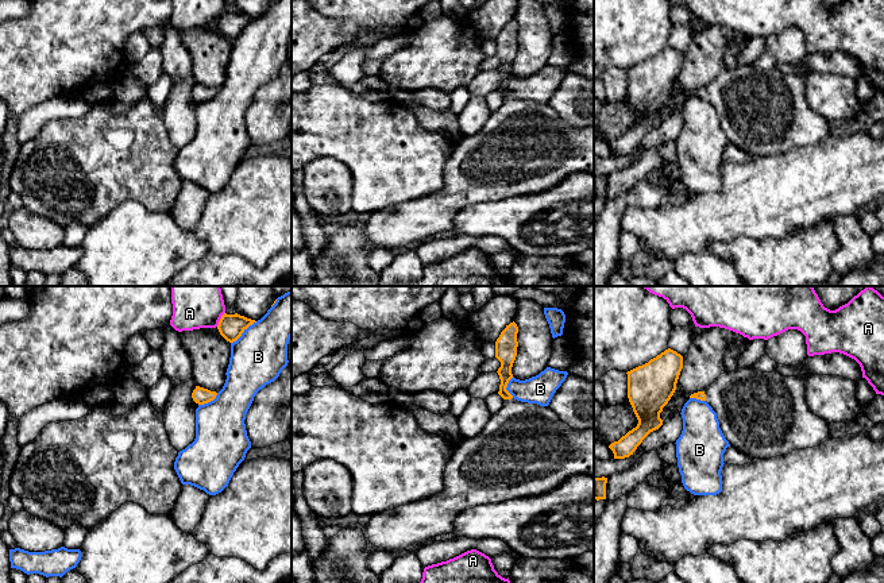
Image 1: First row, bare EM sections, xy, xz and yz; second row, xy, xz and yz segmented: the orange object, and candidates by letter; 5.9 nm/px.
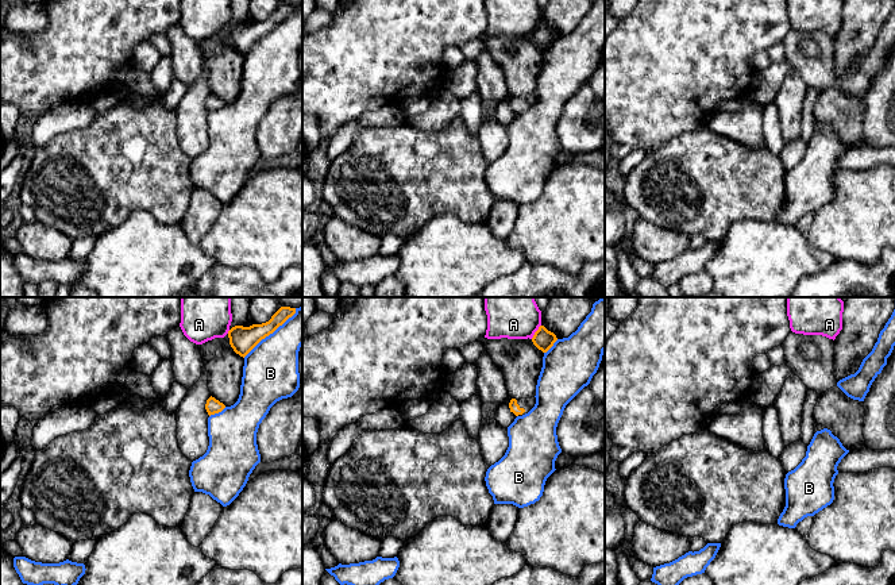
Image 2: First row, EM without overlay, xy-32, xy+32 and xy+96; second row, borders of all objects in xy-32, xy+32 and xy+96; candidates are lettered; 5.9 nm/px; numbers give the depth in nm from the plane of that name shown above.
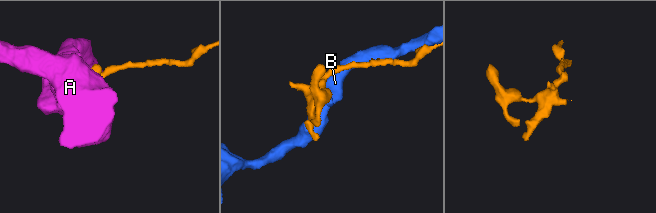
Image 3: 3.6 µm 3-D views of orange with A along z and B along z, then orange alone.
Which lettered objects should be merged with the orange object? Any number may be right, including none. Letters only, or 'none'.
none

